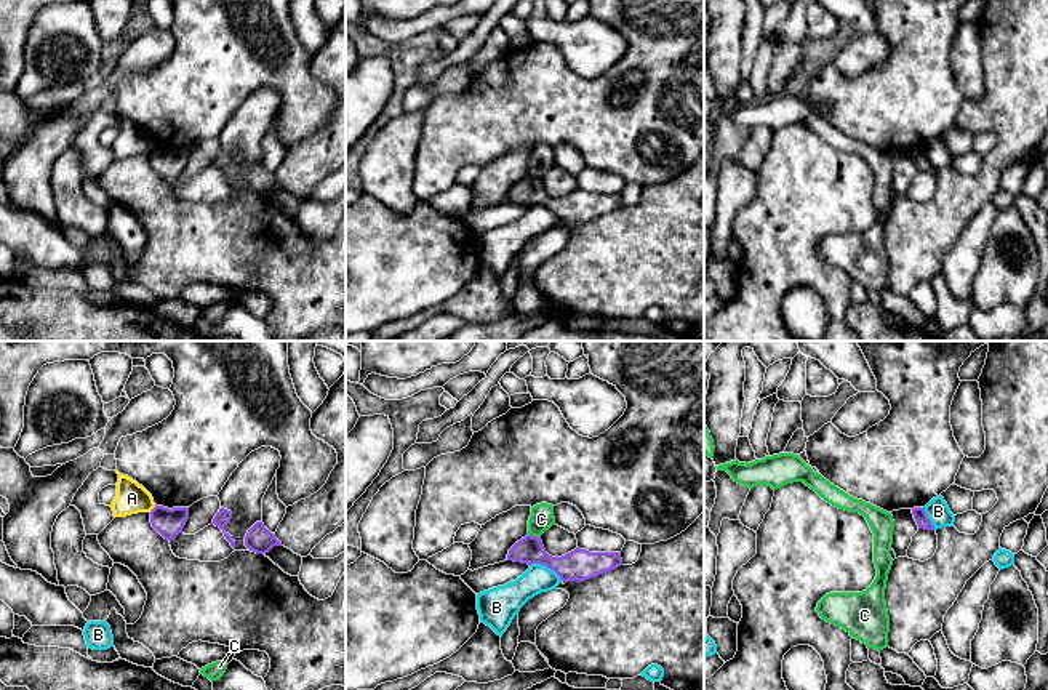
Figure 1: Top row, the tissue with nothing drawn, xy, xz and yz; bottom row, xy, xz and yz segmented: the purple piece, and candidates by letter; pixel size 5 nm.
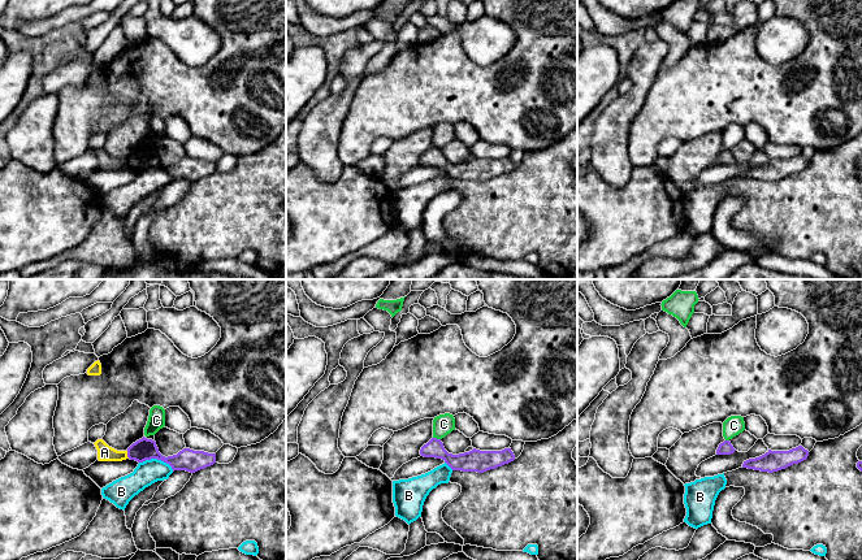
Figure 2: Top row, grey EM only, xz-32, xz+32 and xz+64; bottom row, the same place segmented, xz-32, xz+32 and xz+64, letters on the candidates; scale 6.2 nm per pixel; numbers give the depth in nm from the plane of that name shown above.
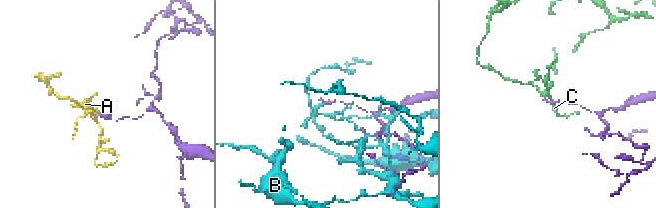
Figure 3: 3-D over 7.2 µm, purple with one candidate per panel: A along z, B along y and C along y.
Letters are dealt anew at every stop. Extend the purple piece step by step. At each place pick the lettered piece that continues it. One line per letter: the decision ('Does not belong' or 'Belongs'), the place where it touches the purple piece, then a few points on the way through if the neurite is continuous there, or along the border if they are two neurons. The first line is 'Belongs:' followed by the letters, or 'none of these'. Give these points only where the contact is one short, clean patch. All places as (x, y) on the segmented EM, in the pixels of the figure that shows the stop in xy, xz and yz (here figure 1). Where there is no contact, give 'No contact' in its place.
Belongs: none of these
A: Does not belong. Touches purple at xy (154, 508). Boundary: xy (156, 505), (149, 511)
B: Does not belong. Touches purple at xz (546, 565)
C: Does not belong. Touches purple at xz (533, 537). Boundary: xz (528, 533), (538, 537)

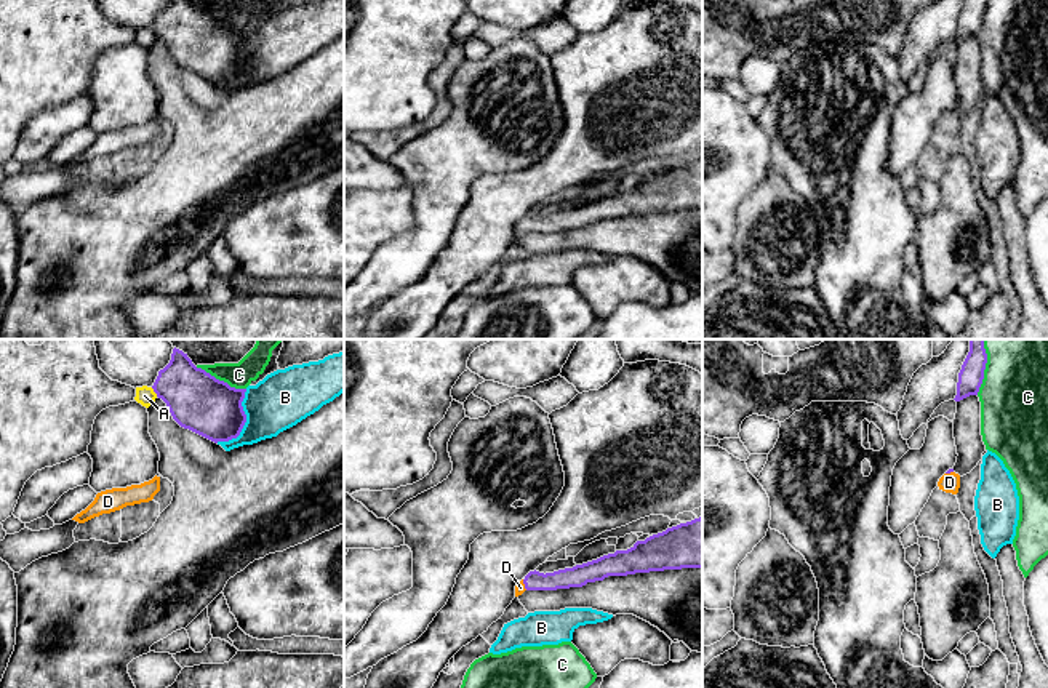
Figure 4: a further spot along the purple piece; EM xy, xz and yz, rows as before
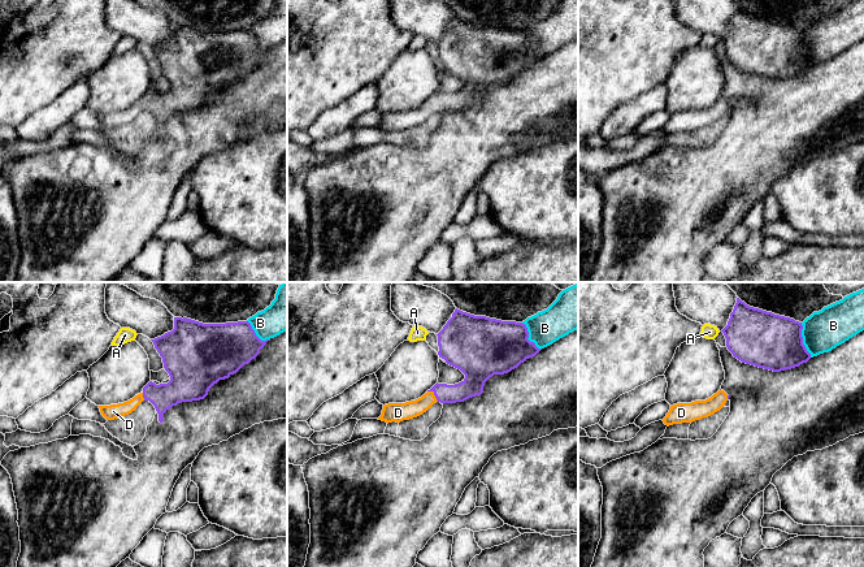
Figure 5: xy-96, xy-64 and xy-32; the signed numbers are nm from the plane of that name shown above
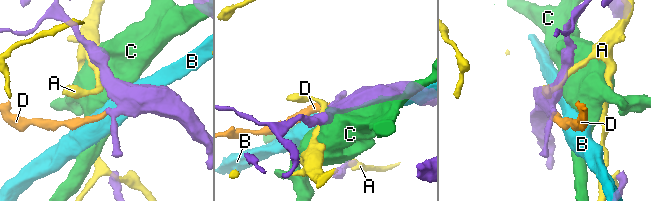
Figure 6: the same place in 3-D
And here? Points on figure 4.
Belongs: D
A: Does not belong. Touches purple at xy (154, 391)
B: Does not belong. Touches purple at xy (245, 421)
C: Does not belong. Touches purple at yz (984, 367)
D: Belongs. Touches purple at xz (524, 583). Path across: xz (567, 578), (524, 583), (520, 588)

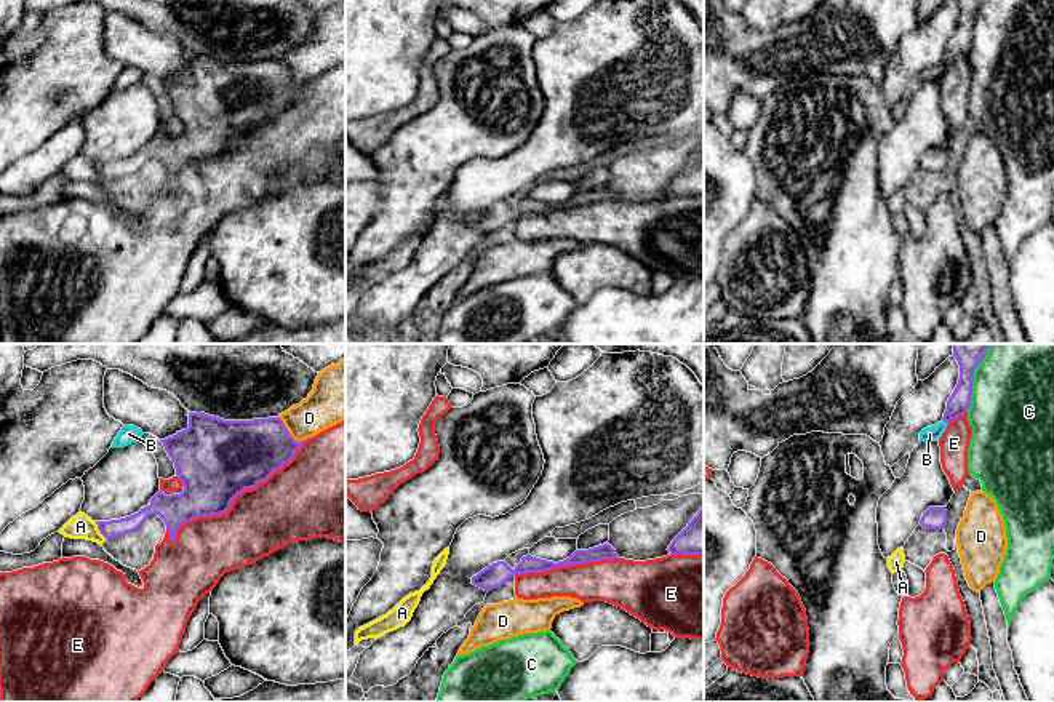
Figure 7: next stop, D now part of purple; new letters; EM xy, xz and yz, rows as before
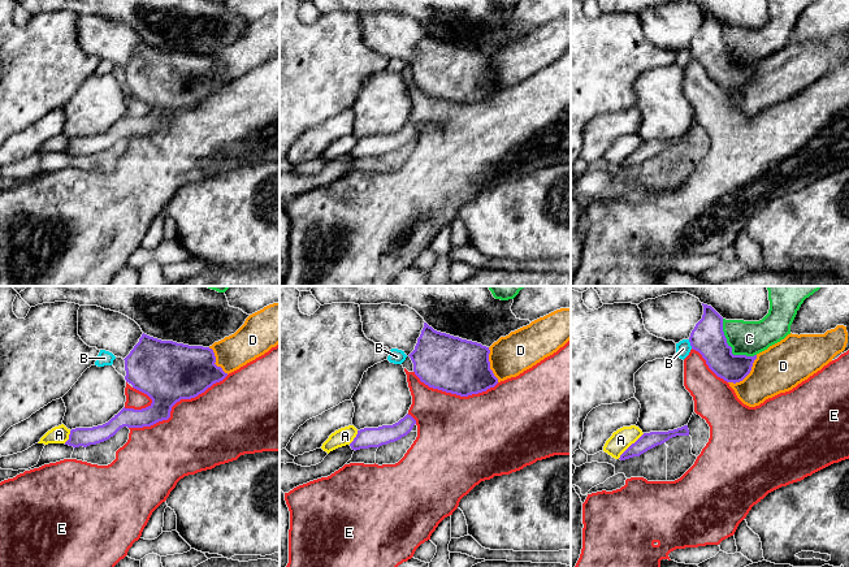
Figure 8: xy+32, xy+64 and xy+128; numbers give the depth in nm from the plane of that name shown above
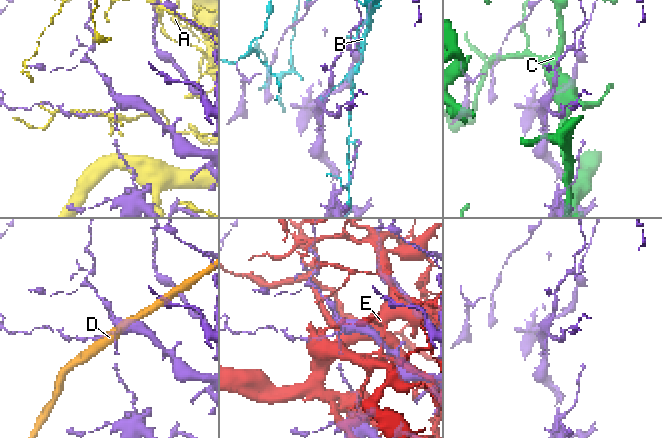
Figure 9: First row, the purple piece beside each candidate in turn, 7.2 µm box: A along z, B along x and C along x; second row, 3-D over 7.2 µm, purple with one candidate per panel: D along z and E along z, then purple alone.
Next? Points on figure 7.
Belongs: none of these
A: Does not belong. Touches purple at xy (99, 531)
B: Does not belong. Touches purple at yz (946, 421)
C: Does not belong. Touches purple at yz (973, 378)
D: Does not belong. Touches purple at xy (288, 434)
E: Does not belong. Touches purple at xy (234, 498)

